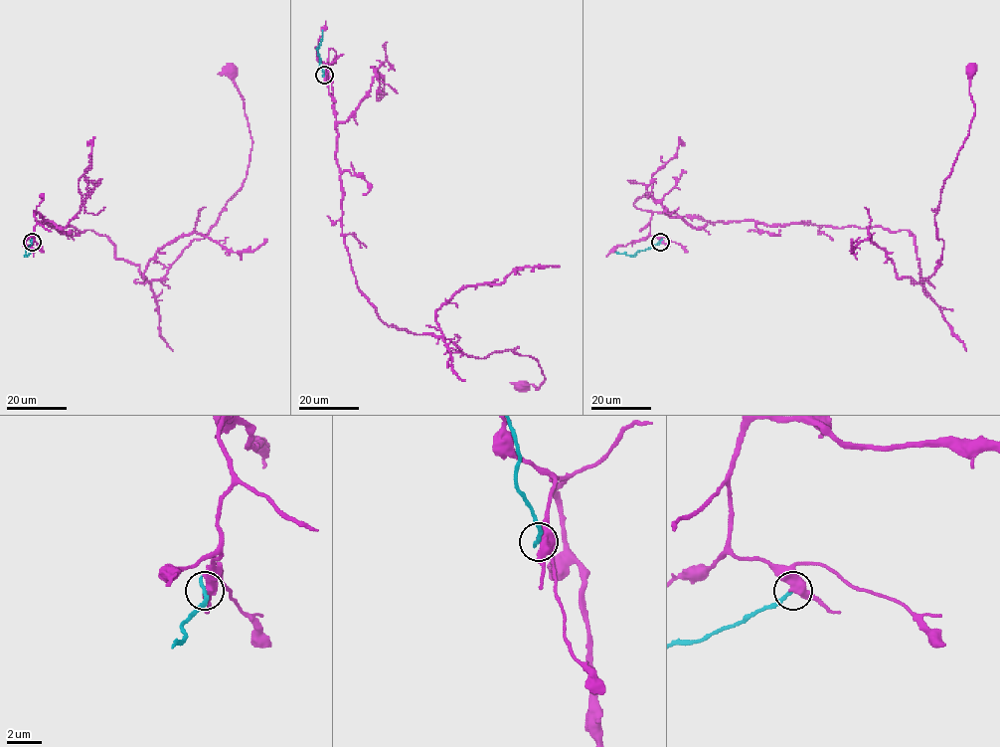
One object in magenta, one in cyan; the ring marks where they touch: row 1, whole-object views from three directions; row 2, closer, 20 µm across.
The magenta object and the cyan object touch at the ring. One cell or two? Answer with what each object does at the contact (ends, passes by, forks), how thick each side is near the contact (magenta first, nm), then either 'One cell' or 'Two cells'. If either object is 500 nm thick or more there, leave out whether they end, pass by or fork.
Thickness 550 nm (magenta) against 260 nm. Two cells

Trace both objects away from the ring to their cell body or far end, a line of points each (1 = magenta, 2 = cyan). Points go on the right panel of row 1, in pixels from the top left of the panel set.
1: (661, 242), (654, 212), (882, 226), (915, 236), (927, 280), (942, 255), (940, 189), (974, 112), (971, 69)
2: (661, 242), (633, 256), (615, 252)

